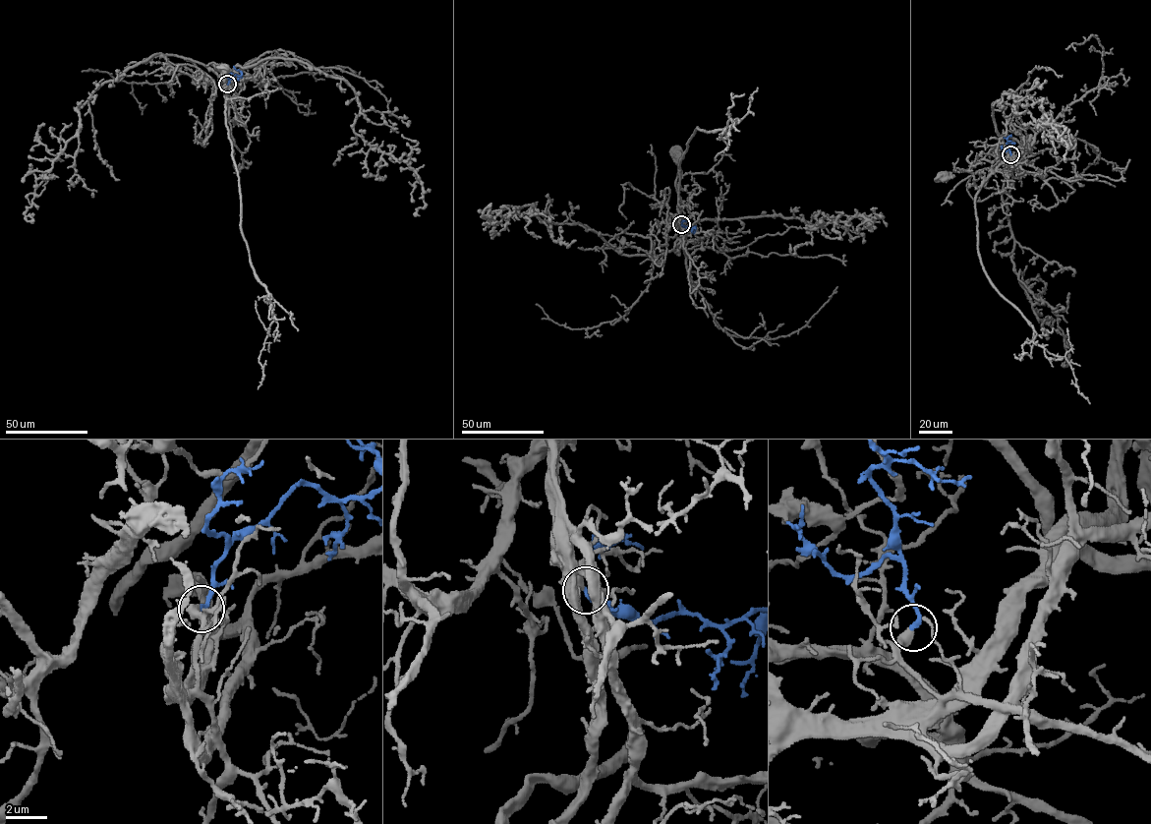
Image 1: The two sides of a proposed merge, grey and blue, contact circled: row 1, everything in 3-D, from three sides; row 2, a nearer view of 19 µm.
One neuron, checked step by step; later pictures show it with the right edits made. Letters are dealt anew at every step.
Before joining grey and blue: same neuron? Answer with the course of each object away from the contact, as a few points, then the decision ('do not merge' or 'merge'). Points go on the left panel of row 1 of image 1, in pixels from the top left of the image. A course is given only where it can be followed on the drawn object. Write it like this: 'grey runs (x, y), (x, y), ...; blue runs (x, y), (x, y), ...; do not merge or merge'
grey runs (227, 84), (226, 90), (224, 70); blue runs (227, 84), (235, 74), (242, 74), (234, 66); merge

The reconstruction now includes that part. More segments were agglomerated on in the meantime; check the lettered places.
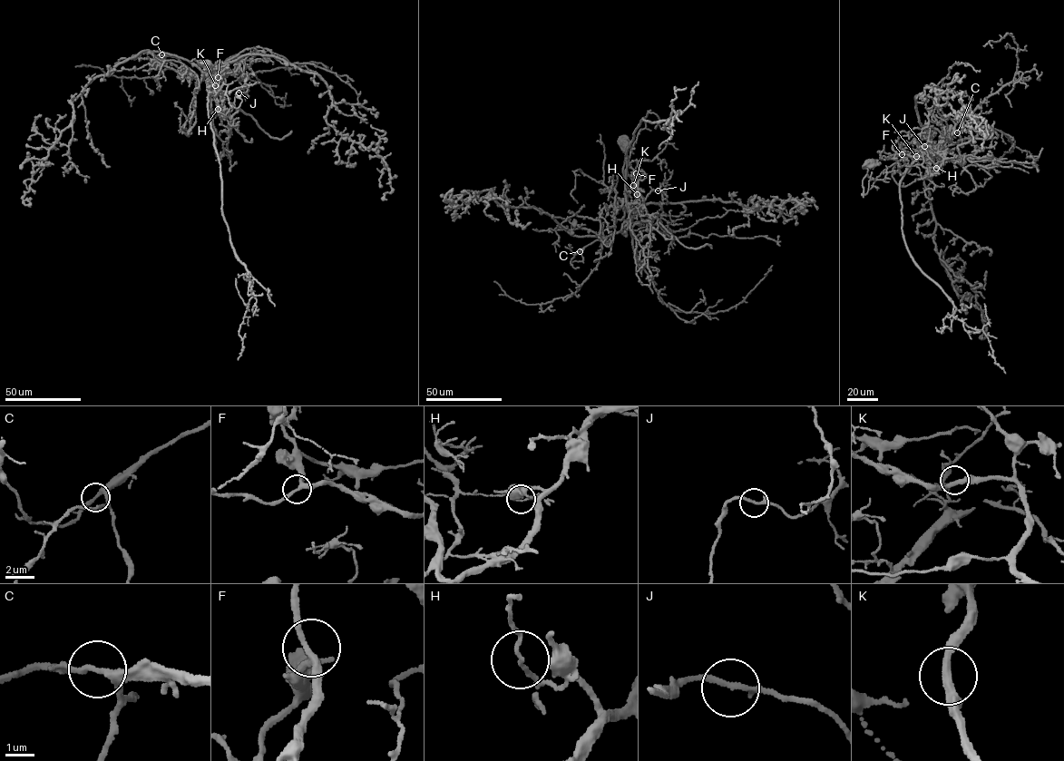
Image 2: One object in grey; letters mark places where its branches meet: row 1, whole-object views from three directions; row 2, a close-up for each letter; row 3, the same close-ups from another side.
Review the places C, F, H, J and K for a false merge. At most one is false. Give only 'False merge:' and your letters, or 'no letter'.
False merge: H

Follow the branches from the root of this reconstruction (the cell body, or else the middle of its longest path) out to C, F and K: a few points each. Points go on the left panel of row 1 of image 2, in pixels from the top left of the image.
C: (207, 65), (208, 73), (199, 82), (181, 73), (185, 68), (178, 58), (161, 54)
F: (207, 65), (207, 75), (219, 67), (220, 70), (218, 77)
K: (207, 65), (207, 75), (217, 67), (220, 70), (215, 85)

